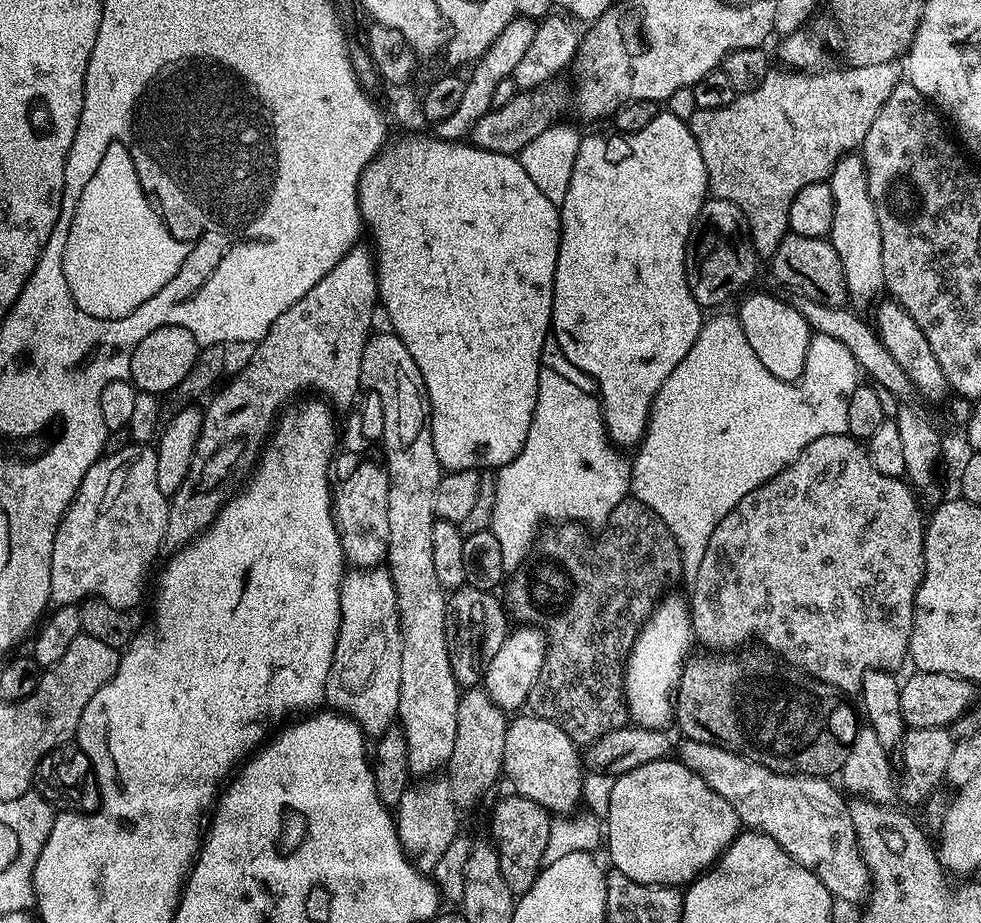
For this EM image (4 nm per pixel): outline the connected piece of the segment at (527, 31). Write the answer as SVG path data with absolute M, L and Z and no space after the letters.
M517 18L509 22L506 30L502 30L502 34L498 34L498 38L494 38L490 50L486 50L486 54L482 54L480 59L471 65L472 73L467 73L466 90L462 97L462 103L458 105L458 110L454 110L454 114L450 114L450 118L446 118L446 122L435 125L434 132L439 139L459 141L471 133L478 118L482 118L482 114L486 114L492 109L494 86L498 86L498 82L511 77L512 71L518 66L518 58L522 58L522 54L526 54L526 46L530 46L535 33L536 24L531 19Z

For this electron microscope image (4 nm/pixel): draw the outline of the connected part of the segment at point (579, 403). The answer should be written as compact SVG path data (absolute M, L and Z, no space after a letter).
M541 367L530 434L526 434L526 442L520 453L510 463L503 464L494 476L496 497L490 531L502 546L502 566L505 573L515 573L515 568L524 559L529 559L528 551L531 548L533 551L537 543L536 531L543 520L577 520L580 524L607 525L610 514L630 496L629 461L615 456L611 450L613 451L604 431L604 413L599 399L591 392L578 390L574 382L562 378L562 374L555 370Z

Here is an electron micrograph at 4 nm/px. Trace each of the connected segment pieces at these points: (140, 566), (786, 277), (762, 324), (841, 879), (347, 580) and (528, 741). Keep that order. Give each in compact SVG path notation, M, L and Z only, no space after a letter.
M125 444L125 448L101 456L86 470L86 478L82 478L76 496L60 517L50 558L50 590L57 605L79 605L89 596L101 596L110 606L132 610L144 596L144 579L164 544L170 500L158 490L157 449L147 444Z
M789 234L770 257L770 264L772 264L772 272L776 275L777 282L793 288L796 292L801 292L799 295L803 299L822 302L822 306L835 308L843 308L849 303L844 267L834 246L827 239Z
M760 292L748 300L748 320L744 324L746 342L754 346L754 354L770 374L779 380L795 382L804 375L806 354L814 333L795 303L787 304L776 296Z
M685 739L683 743L681 763L694 770L702 782L734 806L734 814L738 814L745 829L774 838L786 854L816 875L837 901L860 900L869 895L870 873L860 855L854 822L850 822L848 800L840 797L841 789L836 789L831 779L772 772L766 766L708 740Z
M356 566L351 570L345 571L344 581L340 583L340 633L336 639L334 658L330 662L330 674L326 678L326 690L324 691L324 699L327 707L332 710L339 710L341 713L351 716L352 719L364 729L365 733L372 738L380 737L386 729L393 727L398 720L398 698L400 697L400 683L402 682L403 645L404 640L400 636L400 607L396 601L396 587L392 581L391 571L384 566L375 566L371 568L360 568Z
M522 715L508 725L503 775L512 779L515 795L538 802L549 814L575 813L584 792L586 773L581 749L554 722L541 716Z

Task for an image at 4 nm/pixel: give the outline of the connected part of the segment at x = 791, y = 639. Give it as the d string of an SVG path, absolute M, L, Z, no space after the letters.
M847 434L842 436L827 436L826 438L814 438L814 442L810 442L810 446L806 446L806 450L802 450L802 454L798 454L796 461L790 466L786 466L774 478L770 478L762 486L758 486L754 490L750 490L750 494L746 494L746 498L742 498L742 502L738 502L734 506L734 510L730 510L730 514L726 514L726 518L722 518L722 522L718 522L718 526L714 526L714 534L710 534L710 542L706 546L706 554L702 558L702 562L698 566L698 578L691 581L692 600L690 599L690 615L692 618L692 630L697 641L701 640L704 646L728 646L724 644L740 644L743 640L748 640L751 636L757 636L764 643L769 644L777 653L783 654L795 667L804 669L814 678L818 678L822 682L826 682L831 688L836 689L837 693L852 692L859 693L862 678L867 674L869 668L882 668L885 670L896 670L903 660L909 659L908 643L910 642L910 634L912 633L912 615L916 609L916 591L920 588L920 583L924 577L924 529L926 527L925 513L920 513L920 508L916 505L916 496L911 492L913 489L909 487L903 479L894 477L886 477L880 474L878 470L871 465L868 457L867 447L861 441L855 440Z

